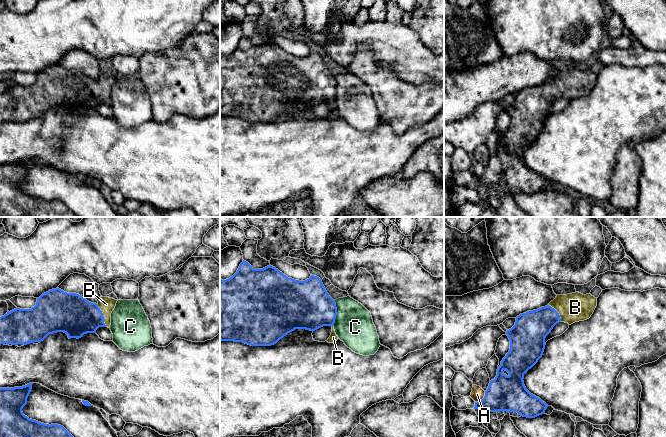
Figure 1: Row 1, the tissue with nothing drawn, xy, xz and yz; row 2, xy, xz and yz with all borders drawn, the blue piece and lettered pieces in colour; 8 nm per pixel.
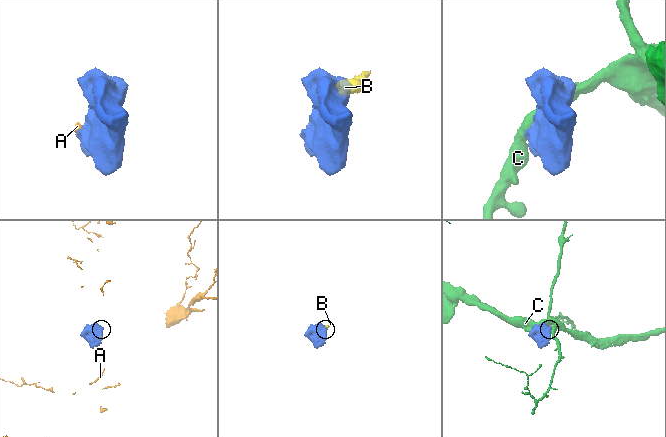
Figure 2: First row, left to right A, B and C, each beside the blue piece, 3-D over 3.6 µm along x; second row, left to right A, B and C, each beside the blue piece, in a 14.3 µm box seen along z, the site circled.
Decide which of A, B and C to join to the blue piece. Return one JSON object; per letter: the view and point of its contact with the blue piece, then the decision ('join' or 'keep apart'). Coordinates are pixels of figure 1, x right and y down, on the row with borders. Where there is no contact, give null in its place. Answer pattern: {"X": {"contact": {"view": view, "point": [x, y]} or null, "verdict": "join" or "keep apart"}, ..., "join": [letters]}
{"A": {"contact": {"view": "yz", "point": [483, 398]}, "verdict": "keep apart"}, "B": {"contact": {"view": "xy", "point": [102, 315]}, "verdict": "join"}, "C": {"contact": {"view": "xz", "point": [336, 313]}, "verdict": "keep apart"}, "join": ["B"]}

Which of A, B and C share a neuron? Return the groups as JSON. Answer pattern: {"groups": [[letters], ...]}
{"groups": [["A"], ["B"], ["C"]]}

